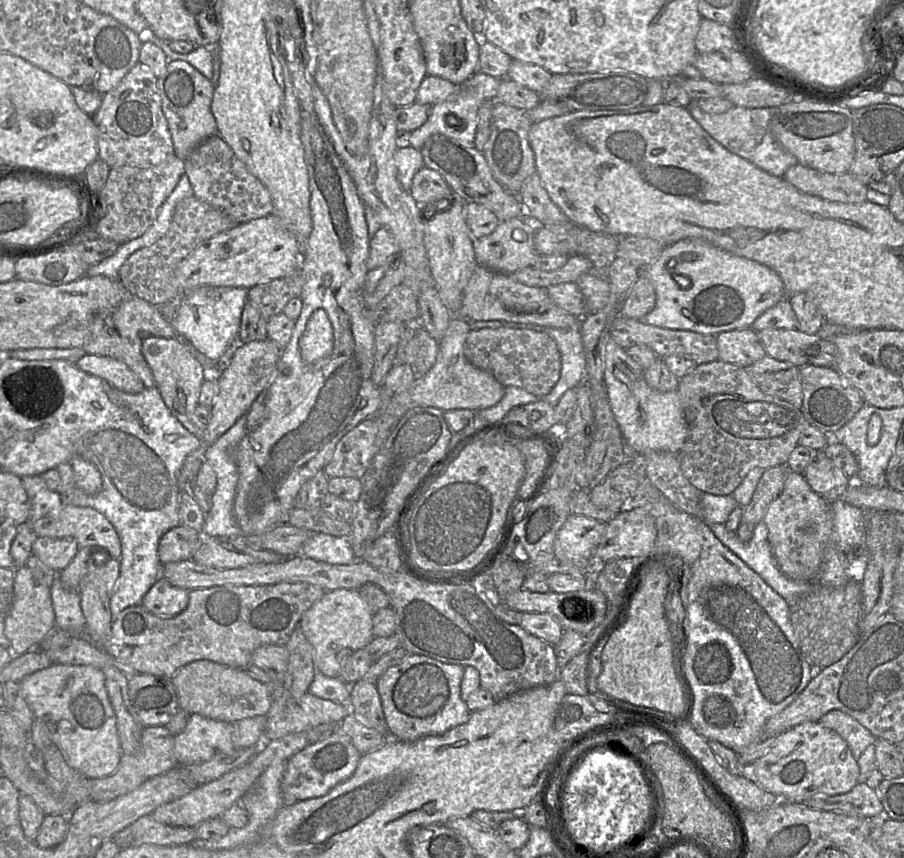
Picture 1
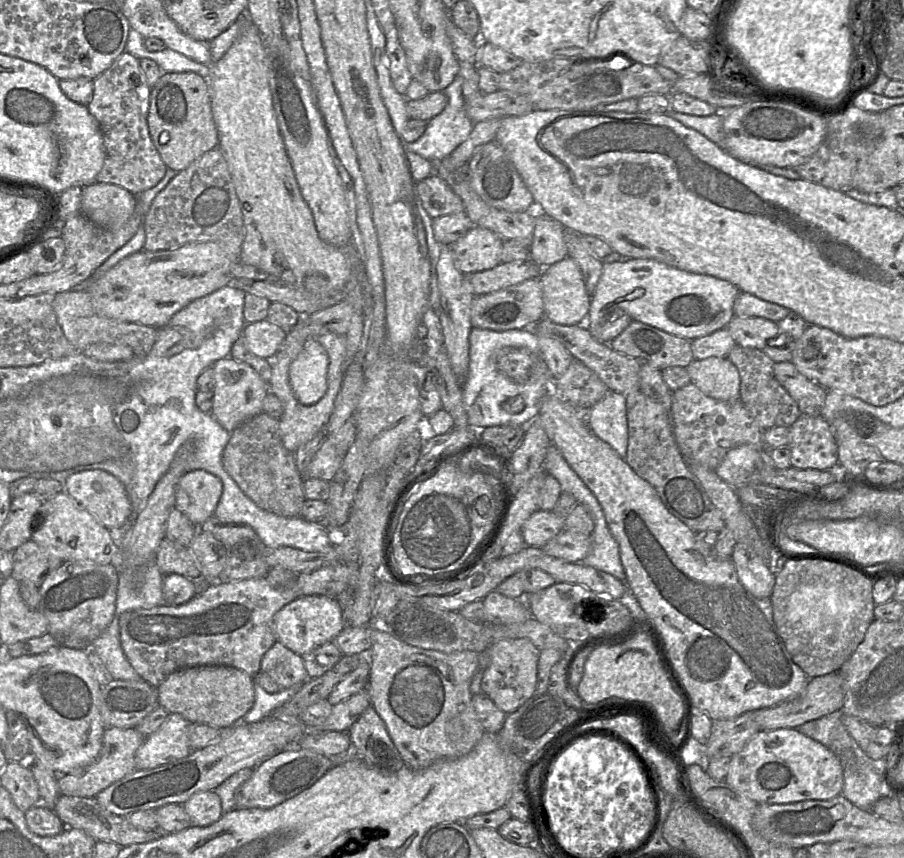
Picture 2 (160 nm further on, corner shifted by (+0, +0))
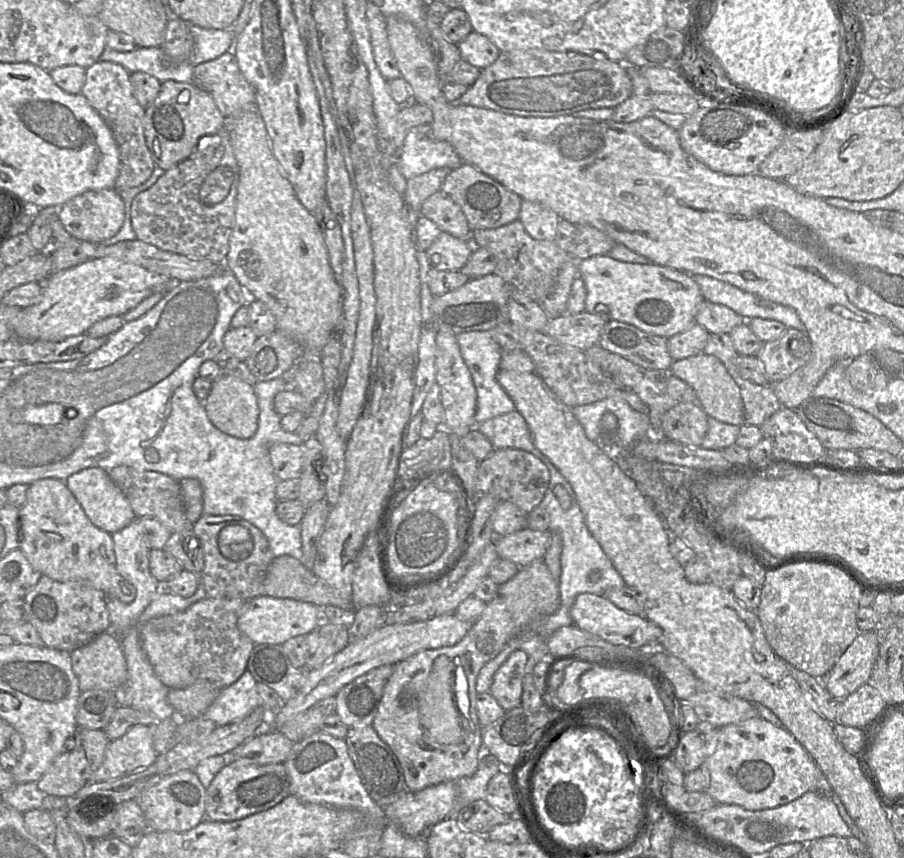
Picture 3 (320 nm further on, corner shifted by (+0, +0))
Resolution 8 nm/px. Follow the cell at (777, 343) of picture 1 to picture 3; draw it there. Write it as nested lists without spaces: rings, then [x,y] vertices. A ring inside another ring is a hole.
[[[704,299],[696,309],[695,323],[709,333],[729,334],[735,327],[746,323],[746,319],[724,305]]]

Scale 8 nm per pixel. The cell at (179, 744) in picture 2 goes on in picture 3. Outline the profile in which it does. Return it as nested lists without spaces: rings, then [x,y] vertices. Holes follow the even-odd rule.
[[[146,724],[132,726],[122,737],[112,740],[106,747],[103,761],[89,783],[116,780],[150,766],[157,758],[150,728]]]

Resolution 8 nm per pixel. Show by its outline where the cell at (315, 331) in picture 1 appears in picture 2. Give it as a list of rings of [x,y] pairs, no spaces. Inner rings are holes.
[[[308,339],[288,373],[292,390],[301,403],[315,403],[324,395],[328,365],[328,355],[323,346],[315,339]]]

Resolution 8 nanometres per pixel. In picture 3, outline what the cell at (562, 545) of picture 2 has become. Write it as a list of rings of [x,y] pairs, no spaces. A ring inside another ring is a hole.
[[[523,528],[512,534],[494,539],[496,551],[501,559],[509,560],[519,567],[537,559],[543,559],[549,545],[550,531]]]

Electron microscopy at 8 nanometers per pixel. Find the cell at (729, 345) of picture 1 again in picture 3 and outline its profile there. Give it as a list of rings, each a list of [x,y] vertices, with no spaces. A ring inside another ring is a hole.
[[[693,323],[688,329],[667,338],[668,352],[673,361],[685,359],[703,352],[710,333]]]

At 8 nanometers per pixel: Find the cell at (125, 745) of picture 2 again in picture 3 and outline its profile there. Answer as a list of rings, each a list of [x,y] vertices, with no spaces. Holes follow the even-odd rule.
[[[78,728],[74,738],[69,738],[66,741],[65,751],[56,757],[50,769],[36,782],[40,791],[46,796],[55,796],[60,798],[71,798],[82,787],[91,781],[94,772],[100,767],[105,750],[110,740],[103,730],[90,730]]]

